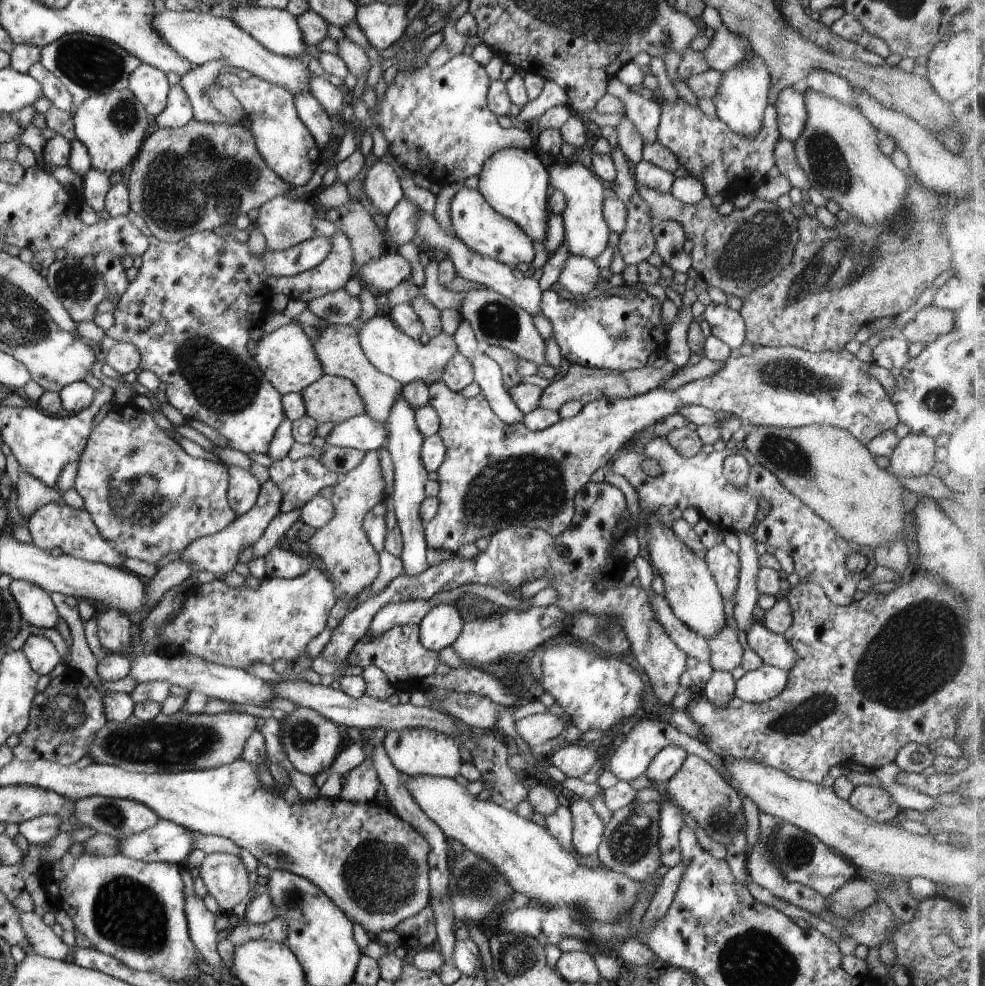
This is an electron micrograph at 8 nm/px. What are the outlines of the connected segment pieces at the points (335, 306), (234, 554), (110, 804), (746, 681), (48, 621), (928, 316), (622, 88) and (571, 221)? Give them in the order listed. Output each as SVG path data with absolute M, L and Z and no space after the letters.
M341 288L315 298L308 303L308 309L321 319L335 325L353 325L361 319L361 302Z
M272 481L261 484L256 502L253 507L243 515L237 516L224 530L213 535L196 539L189 544L178 559L188 561L191 567L197 570L207 570L214 574L226 574L232 572L238 564L238 554L244 546L253 546L262 536L270 521L281 511L282 491Z
M94 795L74 804L78 822L115 839L142 833L161 819L151 807L128 799Z
M763 664L735 681L734 694L747 703L767 702L784 690L787 678L785 670Z
M14 579L9 590L28 624L38 628L56 628L61 617L47 591L22 579Z
M930 305L919 310L904 328L901 336L912 342L934 342L939 336L952 332L955 323L955 311Z
M616 75L607 82L606 92L623 100L626 116L640 131L645 143L657 141L657 128L660 122L661 108L659 100L643 98L628 88Z
M560 158L547 167L550 186L565 195L565 209L561 212L564 227L563 243L572 255L596 258L606 247L610 229L603 217L604 184L593 171L581 163L571 163Z

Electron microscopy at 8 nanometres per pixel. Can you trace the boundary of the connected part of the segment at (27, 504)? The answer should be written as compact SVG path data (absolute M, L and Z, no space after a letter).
M21 469L15 489L18 493L17 505L19 508L16 515L25 517L25 520L28 520L36 509L49 502L60 501L62 504L65 503L58 490L47 487L35 476Z

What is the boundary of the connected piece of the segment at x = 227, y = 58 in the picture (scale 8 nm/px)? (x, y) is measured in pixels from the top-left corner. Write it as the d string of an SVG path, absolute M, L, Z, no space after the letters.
M196 8L184 12L166 9L155 16L155 29L182 58L188 60L194 67L208 61L220 61L224 65L242 68L256 78L284 87L294 96L311 92L306 58L279 55L268 50L244 32L231 18L215 17L210 12L202 13Z

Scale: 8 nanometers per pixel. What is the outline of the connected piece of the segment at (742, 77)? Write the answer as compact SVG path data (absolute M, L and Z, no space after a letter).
M736 33L734 36L749 49L748 56L741 65L736 65L735 69L721 72L722 80L713 101L717 117L722 122L725 122L735 133L754 136L762 128L763 116L770 103L769 92L773 78L762 57L751 47L749 38L742 33Z

